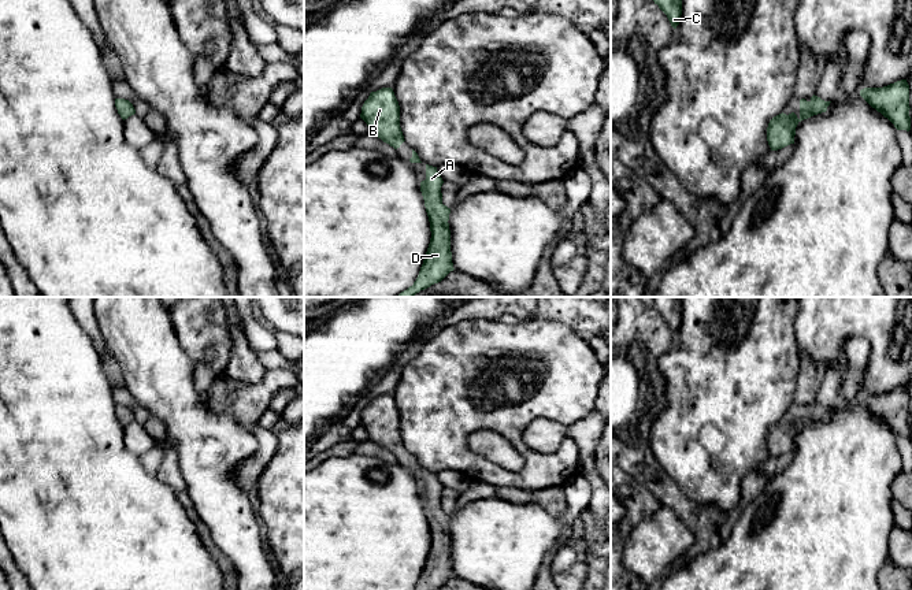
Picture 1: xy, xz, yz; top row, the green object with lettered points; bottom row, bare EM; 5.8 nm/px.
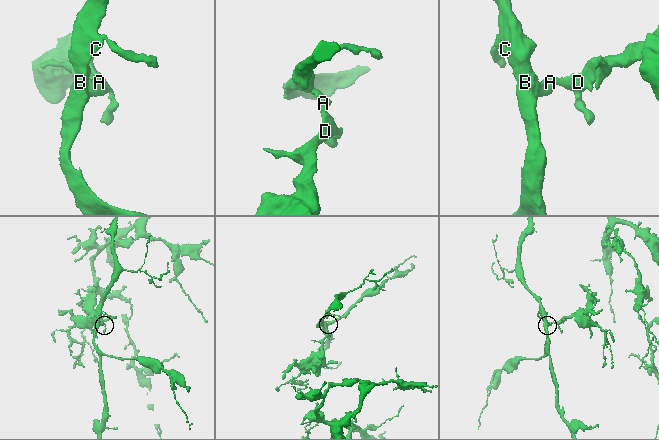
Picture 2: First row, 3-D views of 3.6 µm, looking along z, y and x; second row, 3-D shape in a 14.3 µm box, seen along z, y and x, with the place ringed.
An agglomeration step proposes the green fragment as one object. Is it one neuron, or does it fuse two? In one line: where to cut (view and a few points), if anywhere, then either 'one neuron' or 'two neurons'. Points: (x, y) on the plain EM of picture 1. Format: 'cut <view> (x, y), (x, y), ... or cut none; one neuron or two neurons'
cut none; one neuron

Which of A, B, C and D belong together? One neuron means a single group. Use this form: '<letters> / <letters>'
A B C D

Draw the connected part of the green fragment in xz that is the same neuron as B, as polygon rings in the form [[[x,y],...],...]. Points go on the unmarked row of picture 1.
[[[392,394],[371,398],[362,413],[360,424],[367,430],[370,441],[394,456],[405,448],[400,434],[400,412]]]

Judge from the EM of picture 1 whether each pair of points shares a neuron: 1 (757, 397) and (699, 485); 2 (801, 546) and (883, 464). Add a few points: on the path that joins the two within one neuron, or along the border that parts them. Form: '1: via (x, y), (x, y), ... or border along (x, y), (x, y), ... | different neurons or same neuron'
1: via (736, 419), (707, 448), (707, 463) | same neuron
2: via (822, 526), (863, 485) | same neuron

